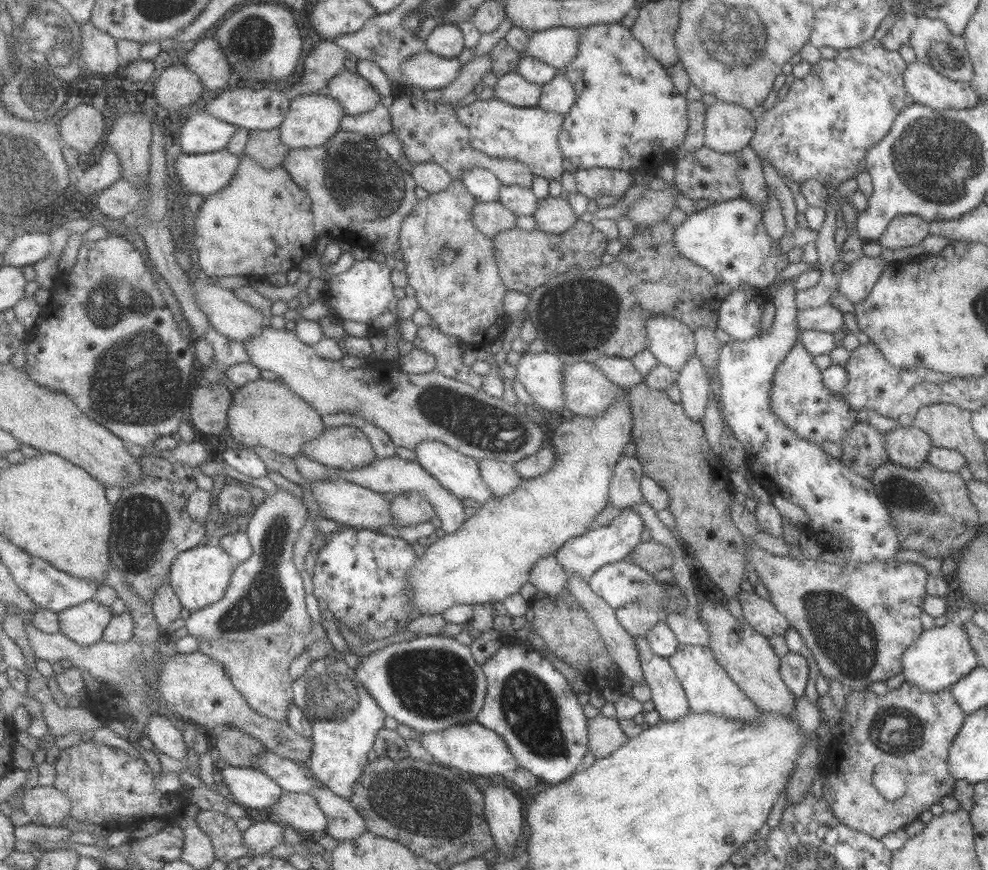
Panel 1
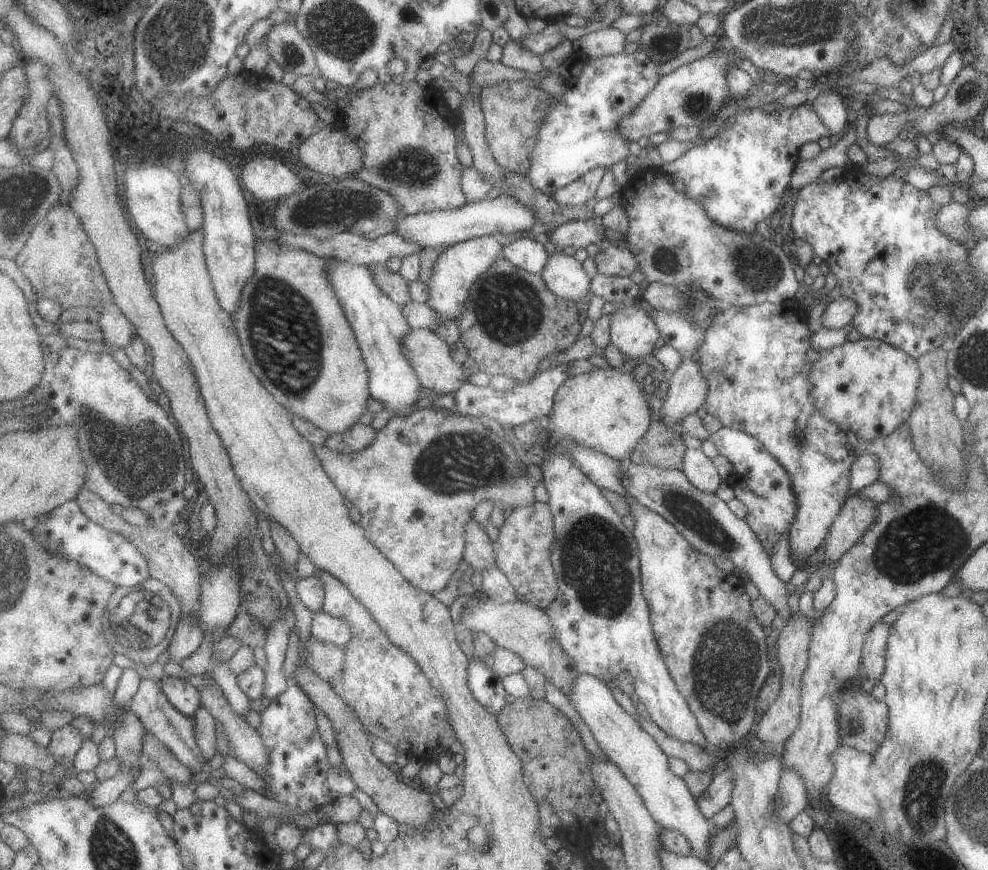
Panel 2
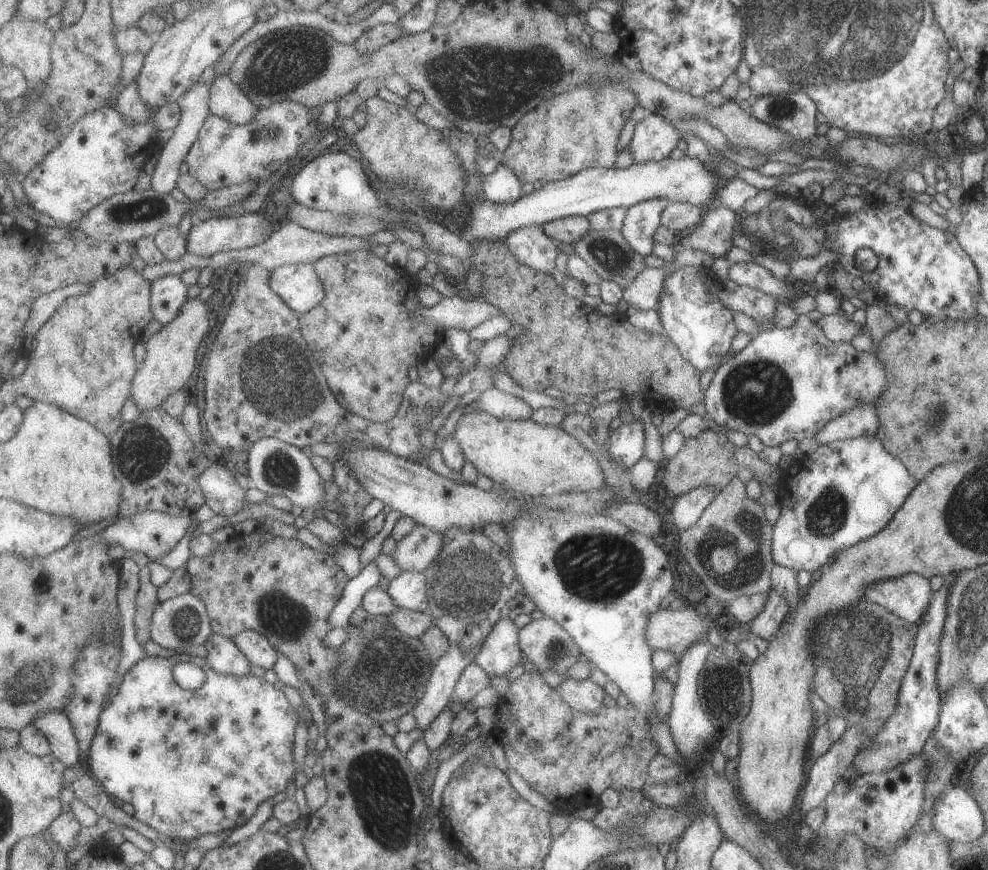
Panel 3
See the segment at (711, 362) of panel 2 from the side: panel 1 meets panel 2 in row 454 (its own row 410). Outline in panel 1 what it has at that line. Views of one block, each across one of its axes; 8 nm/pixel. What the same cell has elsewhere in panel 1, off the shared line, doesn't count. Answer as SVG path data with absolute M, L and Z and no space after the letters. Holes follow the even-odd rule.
M799 341L777 366L772 379L770 406L772 412L794 433L806 440L823 444L826 441L840 443L861 420L842 394L834 394L822 381L822 370Z

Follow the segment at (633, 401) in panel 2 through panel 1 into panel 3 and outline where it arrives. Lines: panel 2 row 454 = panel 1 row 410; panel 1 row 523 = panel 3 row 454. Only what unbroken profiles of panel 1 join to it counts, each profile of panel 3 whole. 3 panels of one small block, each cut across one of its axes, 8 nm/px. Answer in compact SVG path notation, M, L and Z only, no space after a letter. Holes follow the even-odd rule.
M476 409L458 421L452 437L464 448L466 458L480 474L493 479L497 486L502 485L507 491L531 496L554 496L572 492L592 492L606 485L600 463L586 450L580 439L574 438L565 427L544 426L534 419L501 419L486 410Z

